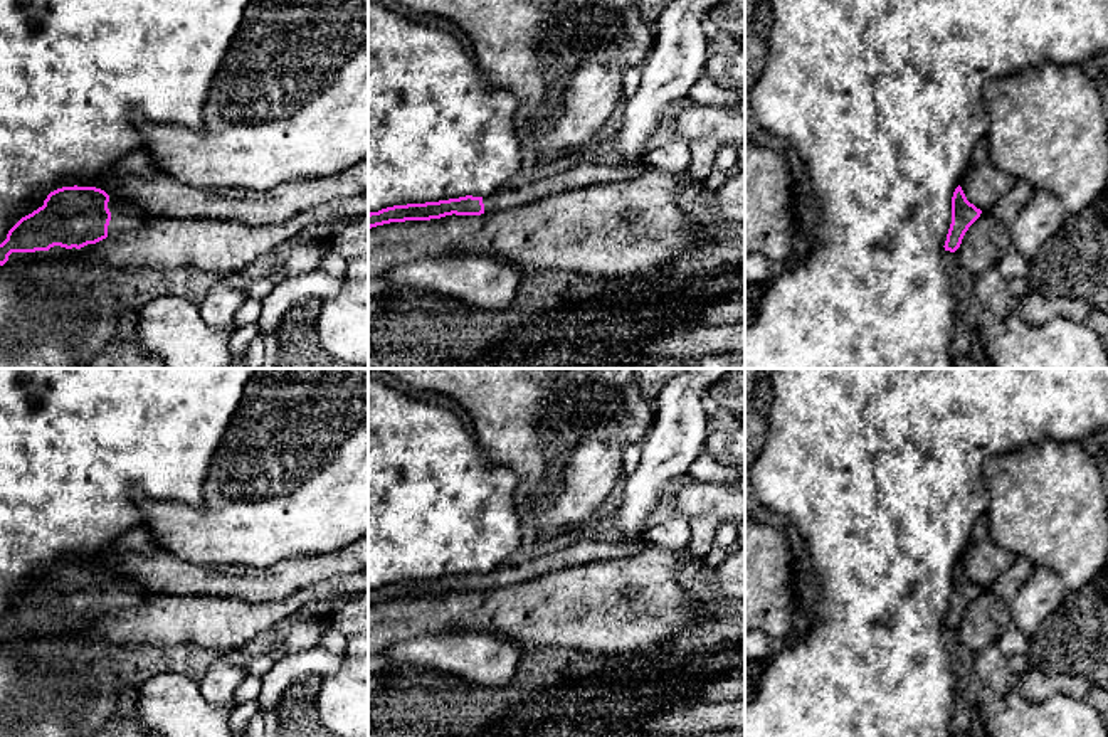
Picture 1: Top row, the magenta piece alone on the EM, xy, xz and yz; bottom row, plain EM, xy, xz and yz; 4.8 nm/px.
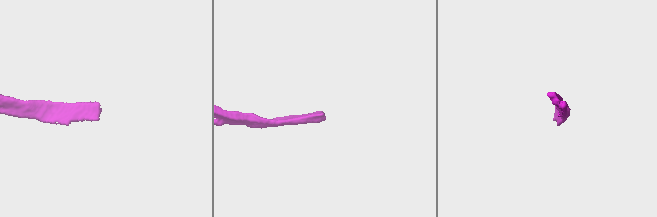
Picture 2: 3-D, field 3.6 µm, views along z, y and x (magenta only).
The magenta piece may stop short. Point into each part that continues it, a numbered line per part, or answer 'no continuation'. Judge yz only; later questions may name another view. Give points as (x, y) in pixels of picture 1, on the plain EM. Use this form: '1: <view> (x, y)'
no continuation

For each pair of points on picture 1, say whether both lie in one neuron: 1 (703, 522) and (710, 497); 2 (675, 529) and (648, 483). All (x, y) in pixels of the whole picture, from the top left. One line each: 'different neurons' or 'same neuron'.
1: different neurons
2: different neurons

